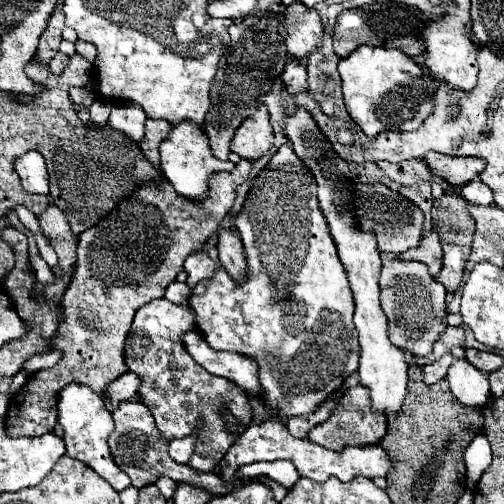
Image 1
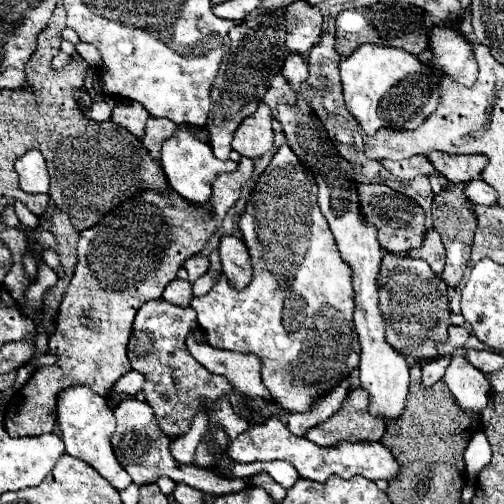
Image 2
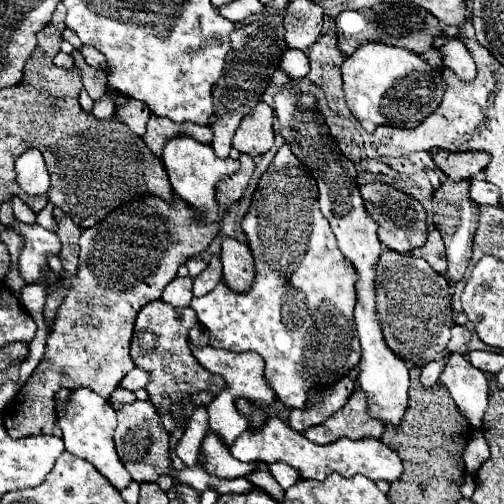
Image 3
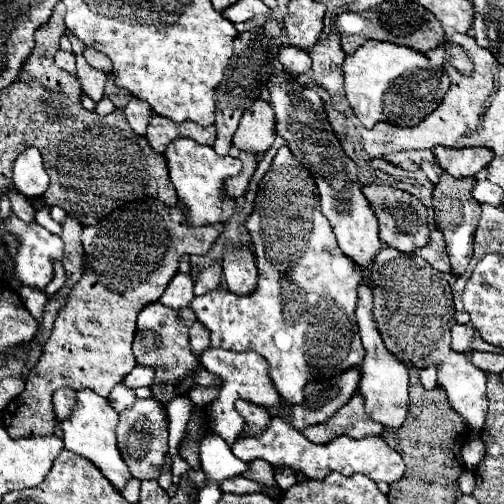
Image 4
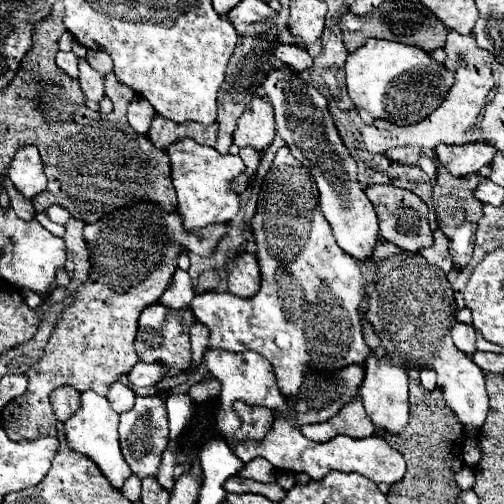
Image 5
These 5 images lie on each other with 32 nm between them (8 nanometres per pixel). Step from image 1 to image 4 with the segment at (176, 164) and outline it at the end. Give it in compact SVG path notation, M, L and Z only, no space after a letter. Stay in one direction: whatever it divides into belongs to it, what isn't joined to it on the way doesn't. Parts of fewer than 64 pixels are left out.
M180 138L168 144L164 156L168 158L170 180L176 188L178 202L184 206L186 222L192 226L206 226L214 222L226 222L236 212L236 198L230 198L224 182L242 170L240 158L218 156L212 146L202 146L192 138Z

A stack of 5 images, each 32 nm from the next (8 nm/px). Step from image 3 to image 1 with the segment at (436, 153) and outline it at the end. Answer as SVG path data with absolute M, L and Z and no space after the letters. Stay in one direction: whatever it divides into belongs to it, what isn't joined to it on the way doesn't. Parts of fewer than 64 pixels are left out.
M428 152L424 156L426 164L432 168L432 174L444 178L452 186L464 186L470 180L478 178L484 170L484 158L476 156L444 156L440 152Z

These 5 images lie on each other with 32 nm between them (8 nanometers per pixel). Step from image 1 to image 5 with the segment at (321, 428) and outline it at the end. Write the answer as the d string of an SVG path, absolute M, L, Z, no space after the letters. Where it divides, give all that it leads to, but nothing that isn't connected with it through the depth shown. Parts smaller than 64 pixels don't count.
M356 398L354 402L346 404L330 420L326 420L322 424L302 426L300 432L314 442L328 442L338 434L346 434L350 438L366 438L366 436L376 434L376 426L372 424L370 416L366 414L364 406L360 404L360 398Z

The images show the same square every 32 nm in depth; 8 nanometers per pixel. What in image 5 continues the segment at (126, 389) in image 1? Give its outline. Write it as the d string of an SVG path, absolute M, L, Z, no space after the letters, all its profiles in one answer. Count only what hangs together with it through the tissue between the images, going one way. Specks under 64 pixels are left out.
M138 362L128 378L132 382L132 386L156 386L162 378L166 378L170 372L170 368L166 364L160 364L160 362L152 362L152 364L146 364L146 362Z

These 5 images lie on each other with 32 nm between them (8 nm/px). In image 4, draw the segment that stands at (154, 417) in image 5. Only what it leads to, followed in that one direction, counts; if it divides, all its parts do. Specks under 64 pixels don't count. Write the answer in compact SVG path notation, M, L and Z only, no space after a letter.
M138 398L132 408L120 412L120 424L118 424L116 432L118 432L120 454L122 454L124 462L128 464L132 476L138 480L146 480L146 478L156 480L160 476L160 468L164 462L164 449L169 449L164 404L156 398L144 398L144 400Z

